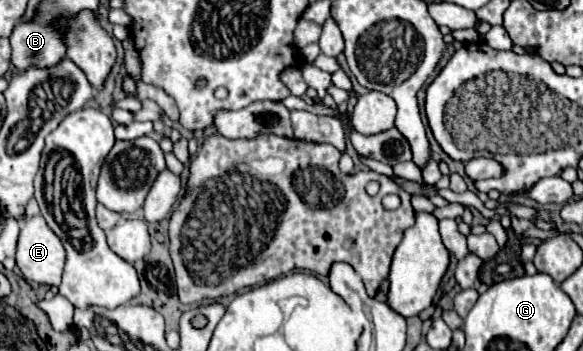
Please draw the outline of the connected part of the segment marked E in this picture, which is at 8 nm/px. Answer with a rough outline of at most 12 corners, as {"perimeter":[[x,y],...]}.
{"perimeter":[[42,215],[22,223],[16,265],[58,287],[64,247]]}

